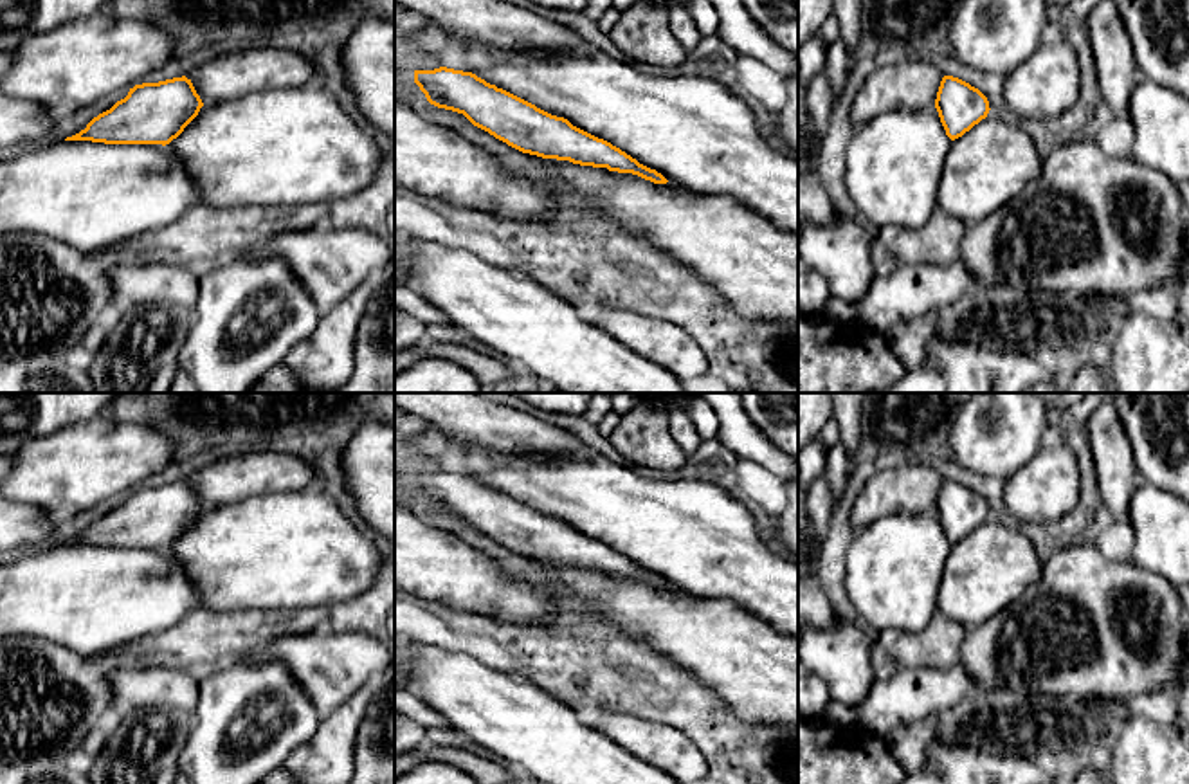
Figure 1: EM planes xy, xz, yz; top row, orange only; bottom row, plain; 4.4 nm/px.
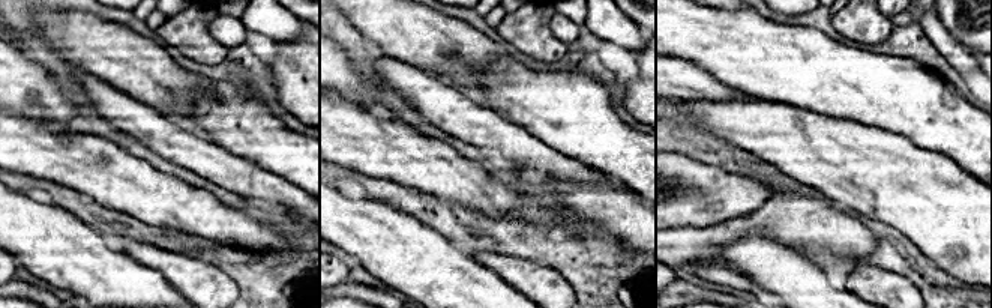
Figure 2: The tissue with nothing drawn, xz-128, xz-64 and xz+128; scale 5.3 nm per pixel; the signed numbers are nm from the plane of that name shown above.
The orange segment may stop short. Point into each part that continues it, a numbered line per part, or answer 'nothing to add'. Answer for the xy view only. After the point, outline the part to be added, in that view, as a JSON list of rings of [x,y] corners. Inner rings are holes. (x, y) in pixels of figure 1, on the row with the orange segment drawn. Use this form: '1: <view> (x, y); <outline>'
1: xy (278, 148); [[[310,83],[297,88],[263,90],[232,101],[204,105],[184,132],[166,144],[193,175],[202,193],[200,205],[213,209],[263,205],[294,209],[303,204],[330,204],[366,189],[389,157],[326,88]]]

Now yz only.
1: yz (894, 161); [[[935,106],[885,112],[856,128],[845,187],[858,216],[877,229],[921,229],[937,209],[951,142]]]

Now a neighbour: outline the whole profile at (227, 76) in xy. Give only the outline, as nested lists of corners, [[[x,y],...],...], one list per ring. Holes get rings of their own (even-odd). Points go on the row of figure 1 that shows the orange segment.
[[[276,43],[222,52],[186,77],[204,105],[214,105],[252,92],[310,85],[315,77],[315,61],[297,45]]]

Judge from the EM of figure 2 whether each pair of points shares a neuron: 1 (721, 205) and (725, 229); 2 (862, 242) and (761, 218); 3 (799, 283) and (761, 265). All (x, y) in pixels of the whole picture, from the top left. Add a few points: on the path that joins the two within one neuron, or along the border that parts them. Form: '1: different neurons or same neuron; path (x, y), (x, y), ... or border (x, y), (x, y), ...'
1: different neurons; border (757, 208), (745, 215), (707, 226), (689, 227)
2: same neuron; path (836, 230), (812, 220), (787, 218)
3: same neuron; path (790, 275), (770, 265)

